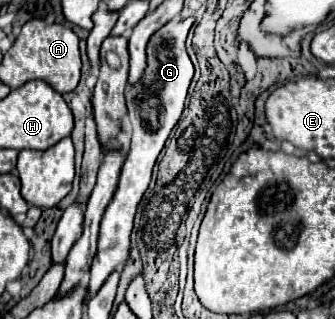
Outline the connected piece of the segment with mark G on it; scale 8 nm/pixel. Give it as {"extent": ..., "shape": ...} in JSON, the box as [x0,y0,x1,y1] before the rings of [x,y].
{"extent":[85,17,195,303],"shape":[[[193,17],[181,19],[181,21],[173,19],[167,25],[163,25],[163,29],[159,29],[147,45],[147,61],[149,63],[147,63],[147,73],[143,73],[143,81],[139,81],[139,85],[127,85],[127,89],[125,89],[129,121],[133,127],[133,139],[131,139],[127,159],[121,167],[117,191],[115,191],[115,195],[113,195],[111,203],[107,205],[103,219],[101,219],[99,245],[97,245],[97,253],[95,253],[93,265],[91,265],[91,277],[89,277],[89,285],[87,285],[85,303],[89,303],[91,297],[95,297],[95,293],[103,287],[103,283],[107,281],[107,277],[113,271],[117,271],[121,265],[125,265],[129,261],[131,231],[133,231],[133,219],[137,213],[137,205],[149,187],[153,165],[155,165],[171,129],[177,125],[177,121],[181,117],[187,89],[189,89],[189,83],[193,77],[193,63],[185,51],[185,39],[187,39],[187,33],[189,33],[193,21],[195,21]]]}

